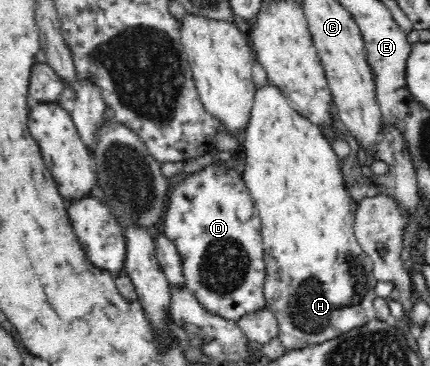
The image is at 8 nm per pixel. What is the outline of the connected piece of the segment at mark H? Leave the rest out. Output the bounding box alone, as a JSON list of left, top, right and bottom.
[242,84,378,349]

